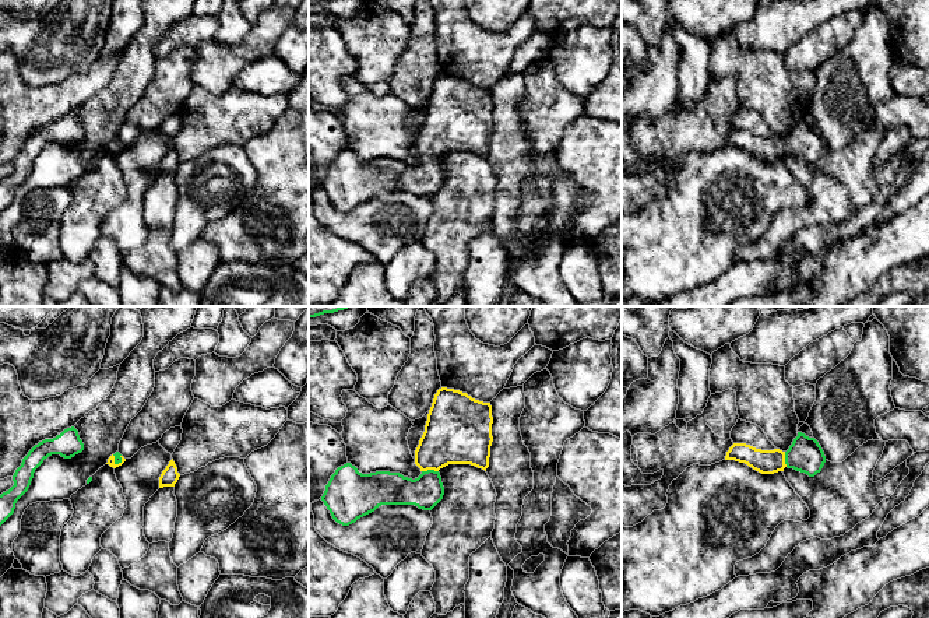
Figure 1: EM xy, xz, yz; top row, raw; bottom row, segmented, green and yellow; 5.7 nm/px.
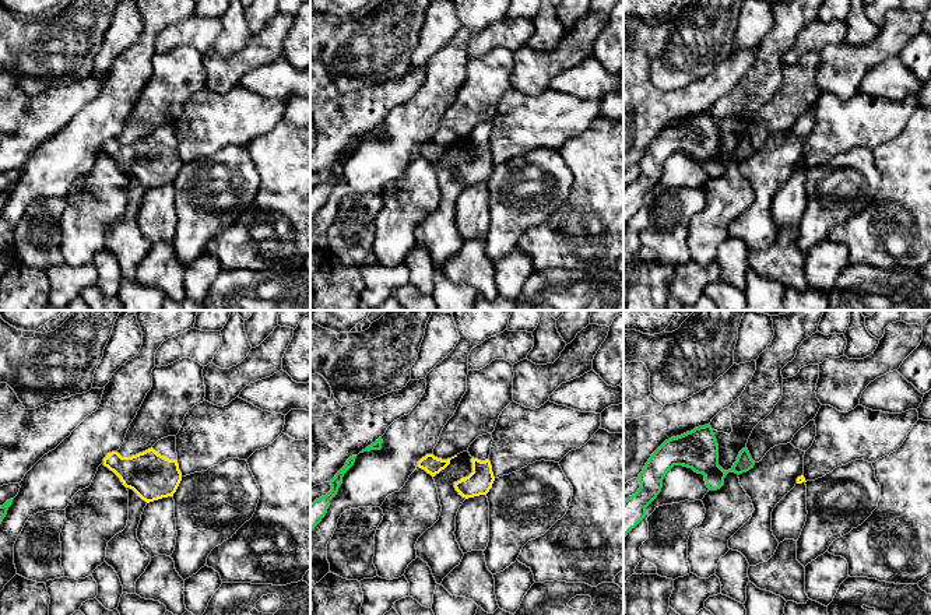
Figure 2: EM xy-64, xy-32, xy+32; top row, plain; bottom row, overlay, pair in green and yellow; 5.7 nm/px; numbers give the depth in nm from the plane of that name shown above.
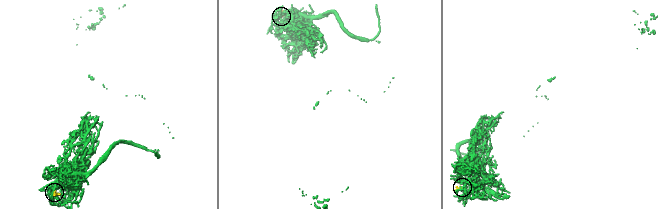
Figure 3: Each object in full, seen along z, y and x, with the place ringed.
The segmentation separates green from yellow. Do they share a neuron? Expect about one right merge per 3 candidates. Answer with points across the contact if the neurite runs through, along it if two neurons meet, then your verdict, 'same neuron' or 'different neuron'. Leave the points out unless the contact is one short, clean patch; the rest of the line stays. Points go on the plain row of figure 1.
across xz (426, 178), (429, 157), (429, 144), (453, 120) | same neuron

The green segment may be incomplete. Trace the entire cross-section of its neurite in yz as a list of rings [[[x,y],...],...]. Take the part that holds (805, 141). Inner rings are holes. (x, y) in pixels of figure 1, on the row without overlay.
[[[798,119],[787,138],[761,137],[746,130],[733,130],[726,138],[725,147],[745,150],[761,161],[774,161],[788,154],[814,164],[821,158],[826,143],[814,124]]]

